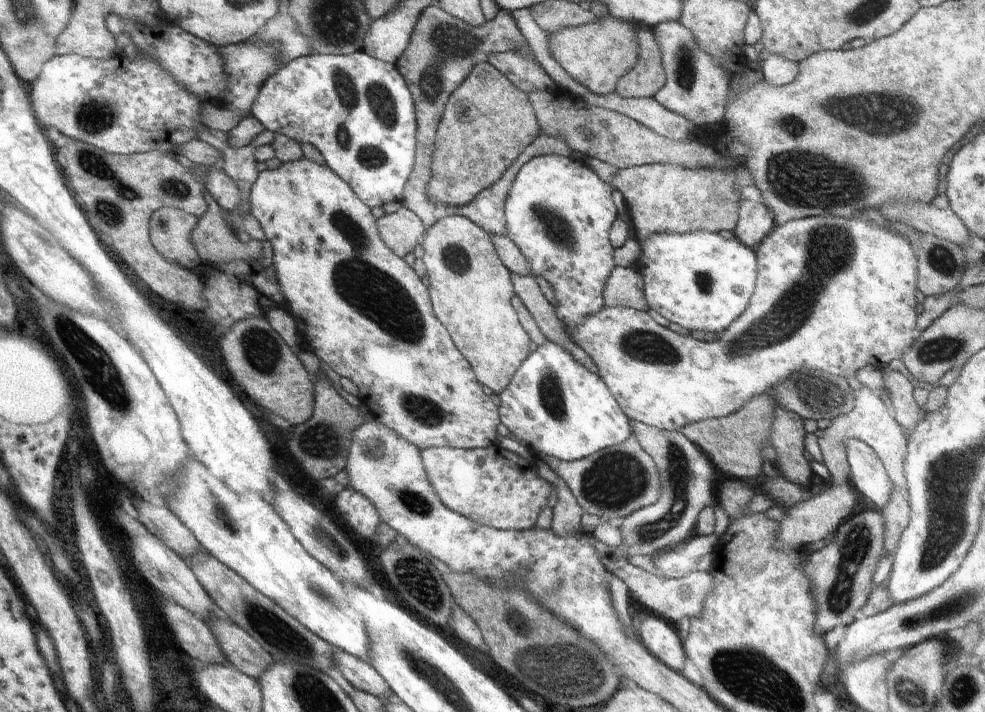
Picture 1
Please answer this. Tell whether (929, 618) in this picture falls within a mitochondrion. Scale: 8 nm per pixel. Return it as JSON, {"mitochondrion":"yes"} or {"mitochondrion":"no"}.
{"mitochondrion":"yes"}

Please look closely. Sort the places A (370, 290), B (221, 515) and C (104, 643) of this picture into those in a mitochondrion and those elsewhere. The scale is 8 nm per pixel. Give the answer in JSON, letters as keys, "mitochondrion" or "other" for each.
{"A":"mitochondrion","B":"mitochondrion","C":"other"}

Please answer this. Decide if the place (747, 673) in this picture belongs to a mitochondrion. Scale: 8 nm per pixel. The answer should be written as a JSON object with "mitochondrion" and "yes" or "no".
{"mitochondrion":"yes"}

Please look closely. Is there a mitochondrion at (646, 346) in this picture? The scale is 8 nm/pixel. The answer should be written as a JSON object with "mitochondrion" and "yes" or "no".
{"mitochondrion":"yes"}

